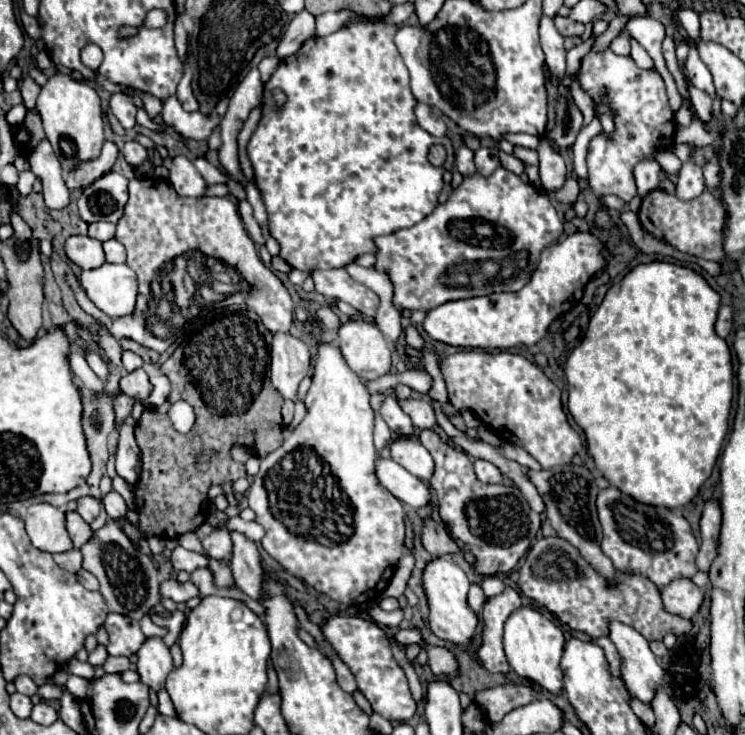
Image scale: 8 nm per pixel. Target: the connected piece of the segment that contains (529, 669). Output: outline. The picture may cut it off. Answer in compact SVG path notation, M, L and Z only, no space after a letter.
M521 607L515 611L507 621L505 621L505 635L503 635L503 645L505 645L505 655L511 665L511 669L523 679L523 681L533 681L541 689L549 691L551 695L559 695L563 689L563 673L559 667L565 639L561 629L545 619L539 611Z

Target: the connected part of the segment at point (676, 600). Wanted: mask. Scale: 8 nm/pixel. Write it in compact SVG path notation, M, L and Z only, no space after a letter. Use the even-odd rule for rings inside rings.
M677 579L661 591L661 599L667 613L679 615L681 619L691 619L703 603L703 591L697 589L691 579Z

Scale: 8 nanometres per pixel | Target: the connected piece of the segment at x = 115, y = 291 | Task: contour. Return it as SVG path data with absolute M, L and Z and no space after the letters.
M103 263L97 269L83 271L79 281L87 291L87 297L111 319L133 313L137 275L127 265Z

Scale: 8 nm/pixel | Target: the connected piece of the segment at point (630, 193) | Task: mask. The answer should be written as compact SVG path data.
M611 49L601 53L587 53L581 61L577 73L581 87L597 101L601 91L607 89L607 99L615 111L615 133L597 135L589 145L587 169L589 169L589 187L595 195L613 193L623 201L631 201L637 195L633 181L633 165L639 163L645 155L651 155L659 149L669 149L673 145L675 117L673 109L667 103L667 93L663 79L657 71L645 71L635 65L631 57L619 57Z

